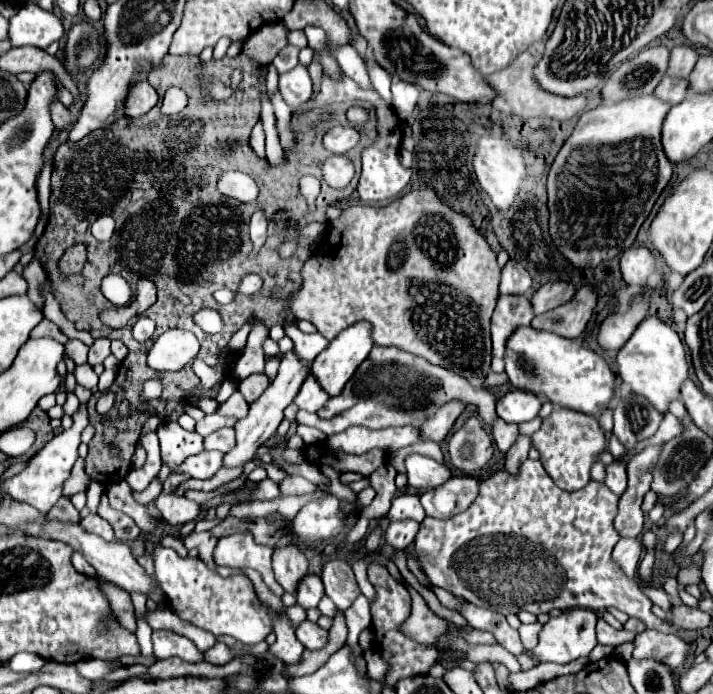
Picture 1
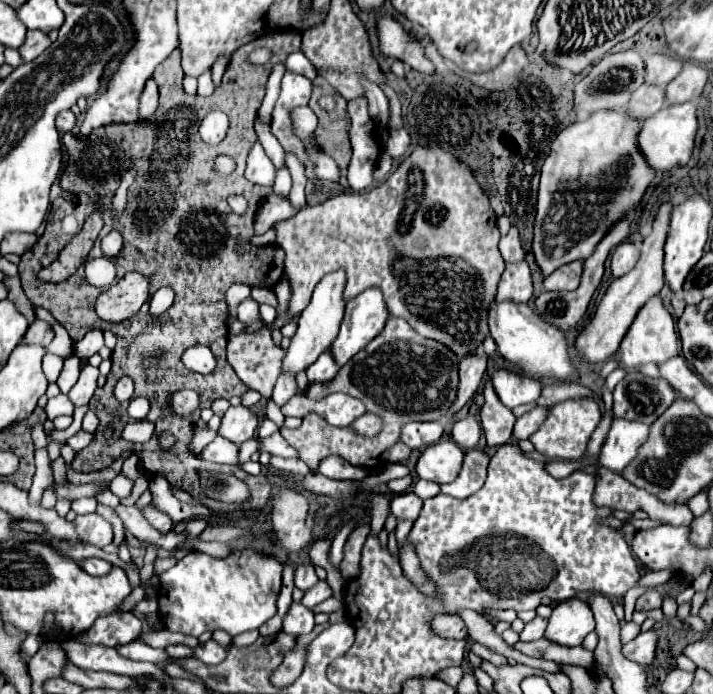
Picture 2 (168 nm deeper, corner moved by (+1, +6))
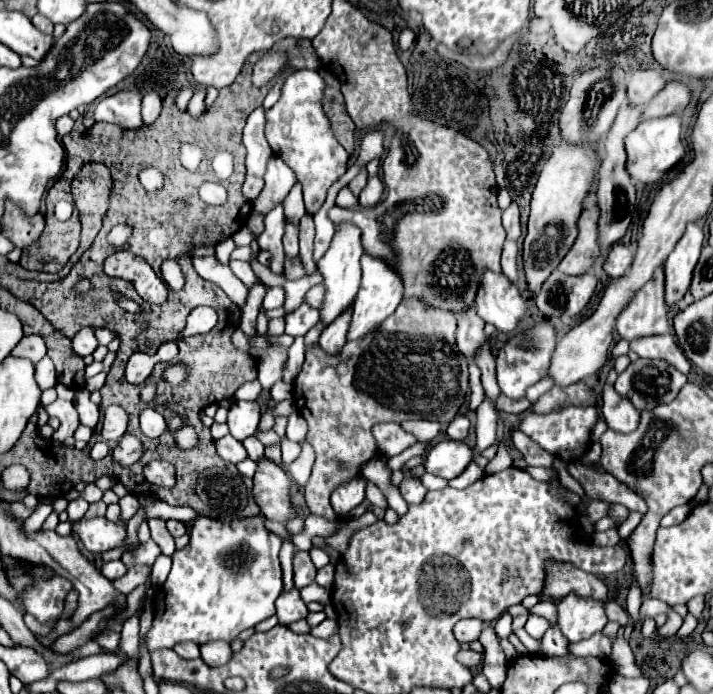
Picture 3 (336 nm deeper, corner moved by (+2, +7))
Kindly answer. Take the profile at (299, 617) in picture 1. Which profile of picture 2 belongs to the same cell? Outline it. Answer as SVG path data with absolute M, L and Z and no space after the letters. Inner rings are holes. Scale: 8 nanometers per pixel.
M319 580L311 590L305 592L305 596L303 596L301 602L303 602L307 608L313 608L315 604L327 600L329 596L331 596L331 588L327 586L327 580Z

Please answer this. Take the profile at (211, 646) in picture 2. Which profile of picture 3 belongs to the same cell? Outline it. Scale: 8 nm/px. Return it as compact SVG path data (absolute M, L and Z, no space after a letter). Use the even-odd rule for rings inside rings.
M212 641L212 643L204 643L200 645L200 657L206 665L210 667L218 667L218 665L224 665L226 661L230 661L232 657L232 651L230 651L230 645L226 641Z

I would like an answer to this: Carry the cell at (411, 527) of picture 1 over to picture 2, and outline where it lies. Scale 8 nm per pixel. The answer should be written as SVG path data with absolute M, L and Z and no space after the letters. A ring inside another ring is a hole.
M407 490L405 494L393 496L391 512L397 516L397 520L401 520L401 518L415 520L419 516L419 512L421 512L421 504L423 504L423 500L415 492Z

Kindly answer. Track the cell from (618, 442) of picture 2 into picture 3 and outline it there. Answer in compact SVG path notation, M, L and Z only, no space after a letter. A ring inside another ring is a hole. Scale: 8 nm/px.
M606 385L602 399L604 399L602 417L606 419L606 423L612 431L626 435L626 433L638 429L640 413L634 409L634 405L630 405L630 401L626 401L624 397L618 397L614 387Z

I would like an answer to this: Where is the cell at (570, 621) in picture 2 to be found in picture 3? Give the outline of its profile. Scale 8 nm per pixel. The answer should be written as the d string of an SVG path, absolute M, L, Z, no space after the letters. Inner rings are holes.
M570 593L562 597L556 605L558 605L556 625L570 643L582 641L594 635L596 631L602 631L602 627L608 621L604 615L604 605L598 605L598 601L590 601Z

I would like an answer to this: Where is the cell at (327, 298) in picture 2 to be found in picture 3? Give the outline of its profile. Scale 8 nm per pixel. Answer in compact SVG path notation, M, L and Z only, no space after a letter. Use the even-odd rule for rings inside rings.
M342 225L338 233L334 233L334 239L324 253L324 257L318 261L318 271L324 277L324 299L318 309L320 323L328 327L336 317L340 317L354 301L358 285L360 285L360 257L362 257L362 245L360 245L360 233L354 229L354 225Z

